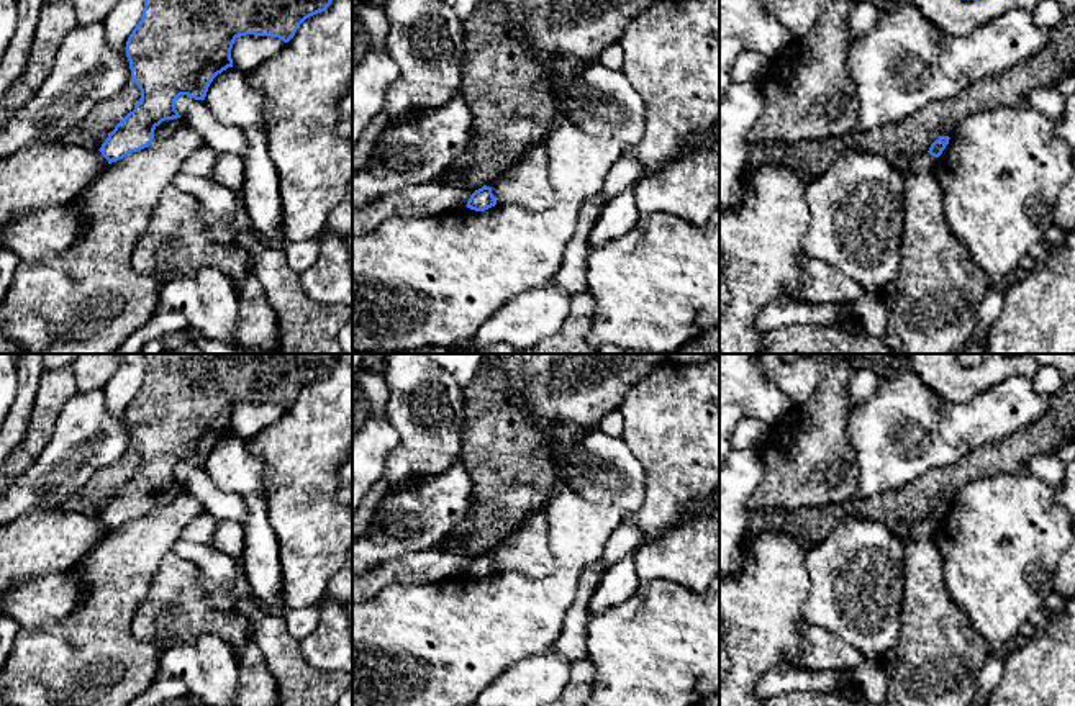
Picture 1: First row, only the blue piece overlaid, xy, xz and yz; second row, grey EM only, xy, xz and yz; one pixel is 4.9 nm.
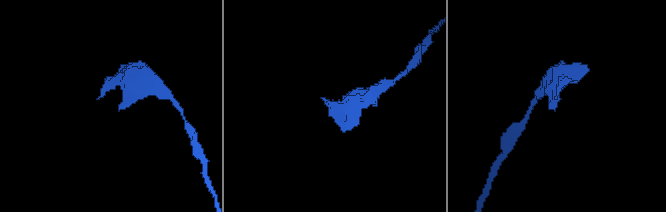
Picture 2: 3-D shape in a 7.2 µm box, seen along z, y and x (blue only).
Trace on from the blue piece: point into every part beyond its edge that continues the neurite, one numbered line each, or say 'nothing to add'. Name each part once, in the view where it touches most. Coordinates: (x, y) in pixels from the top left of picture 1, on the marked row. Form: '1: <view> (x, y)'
nothing to add

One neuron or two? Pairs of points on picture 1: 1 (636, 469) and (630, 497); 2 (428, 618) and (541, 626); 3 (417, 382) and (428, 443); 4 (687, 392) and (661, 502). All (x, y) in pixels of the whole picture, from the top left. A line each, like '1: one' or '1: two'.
1: one
2: one
3: one
4: one

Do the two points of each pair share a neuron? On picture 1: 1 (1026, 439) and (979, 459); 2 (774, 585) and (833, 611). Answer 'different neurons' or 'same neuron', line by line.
1: same neuron
2: different neurons

